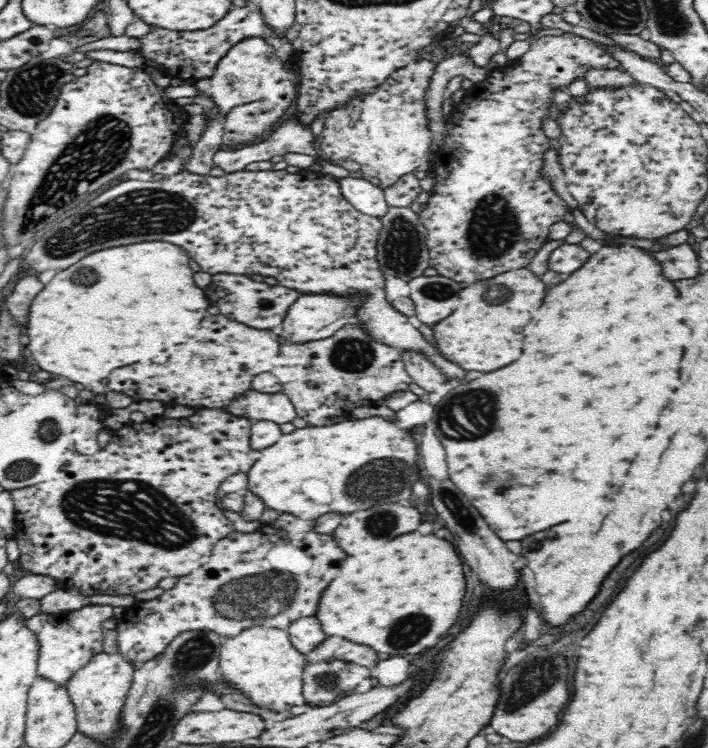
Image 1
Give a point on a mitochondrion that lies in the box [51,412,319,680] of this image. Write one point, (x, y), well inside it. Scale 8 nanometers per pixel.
(268, 593)

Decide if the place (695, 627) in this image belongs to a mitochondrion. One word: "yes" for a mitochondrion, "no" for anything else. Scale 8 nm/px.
yes

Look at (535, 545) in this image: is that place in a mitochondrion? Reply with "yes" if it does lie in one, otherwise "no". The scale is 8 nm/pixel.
no

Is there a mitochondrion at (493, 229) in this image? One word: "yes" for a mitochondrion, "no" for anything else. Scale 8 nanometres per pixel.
yes

